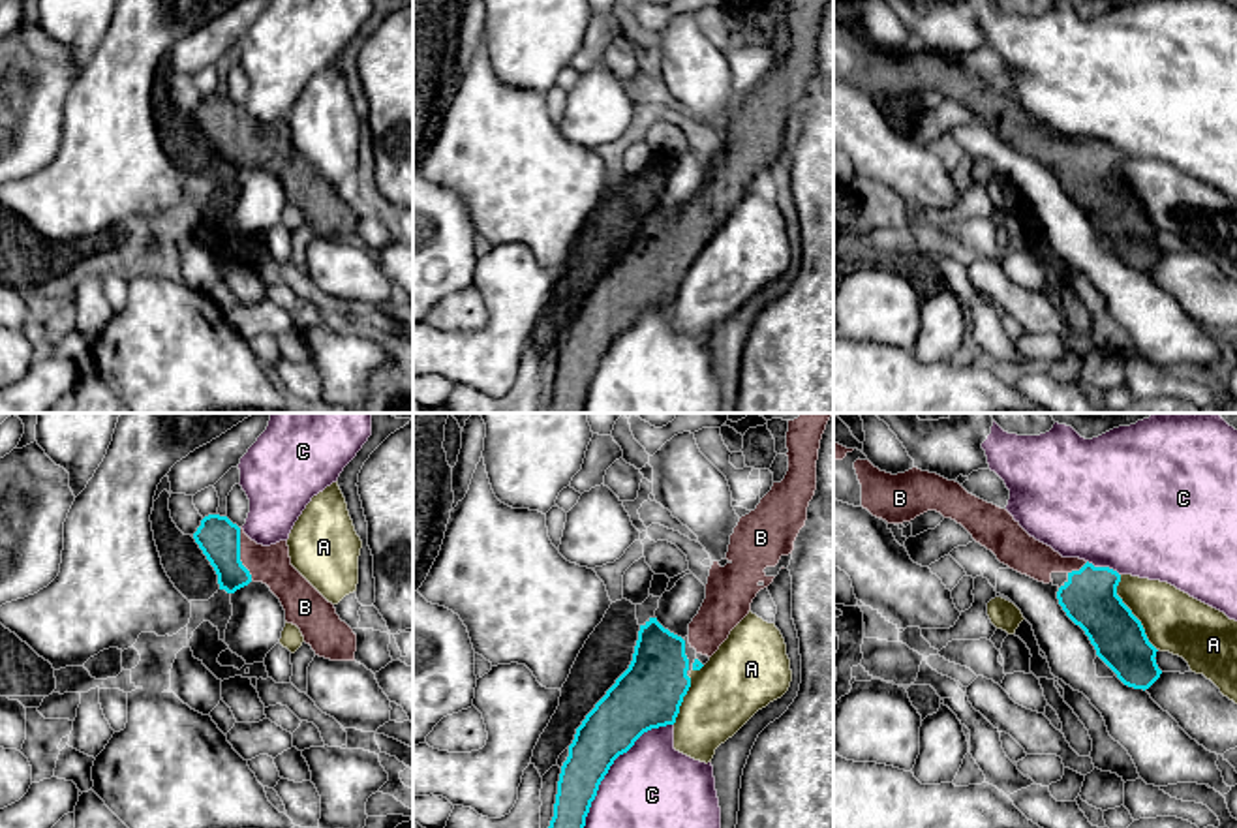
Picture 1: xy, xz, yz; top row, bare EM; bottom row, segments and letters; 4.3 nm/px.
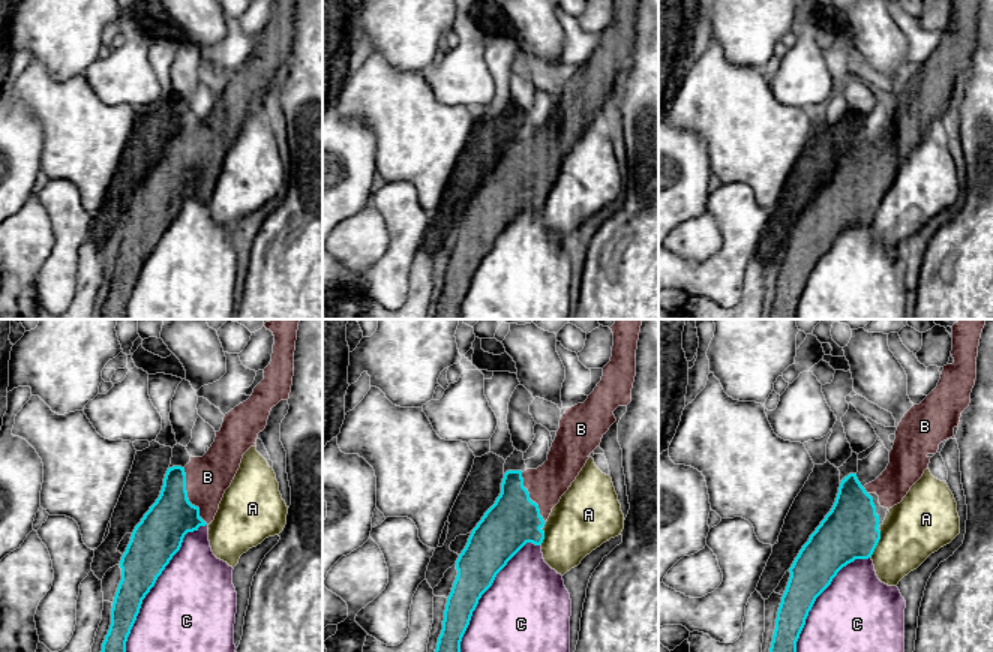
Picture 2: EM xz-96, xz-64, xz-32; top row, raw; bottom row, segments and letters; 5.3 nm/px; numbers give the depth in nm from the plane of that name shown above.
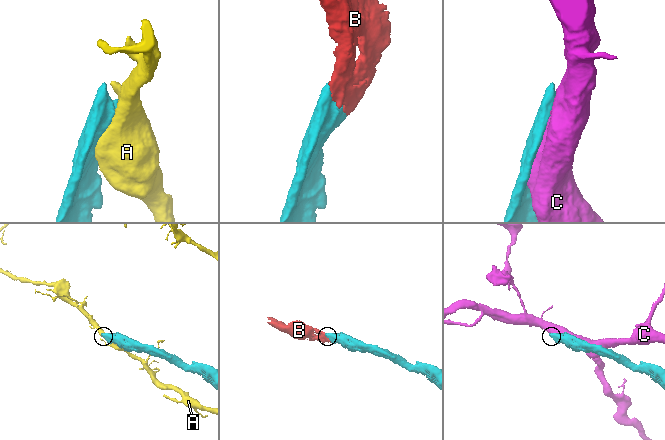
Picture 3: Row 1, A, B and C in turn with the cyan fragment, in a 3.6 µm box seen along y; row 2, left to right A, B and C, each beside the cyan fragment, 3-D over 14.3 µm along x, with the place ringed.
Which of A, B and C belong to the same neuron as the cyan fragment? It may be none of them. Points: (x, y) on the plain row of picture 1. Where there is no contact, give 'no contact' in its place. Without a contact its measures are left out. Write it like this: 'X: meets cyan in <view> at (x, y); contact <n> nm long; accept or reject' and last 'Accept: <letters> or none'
A: meets cyan in yz at (1130, 192); contact 360 nm long; reject
B: meets cyan in xy at (239, 134); contact 240 nm long; accept
C: meets cyan in xz at (609, 348); contact 600 nm long; reject
Accept: B

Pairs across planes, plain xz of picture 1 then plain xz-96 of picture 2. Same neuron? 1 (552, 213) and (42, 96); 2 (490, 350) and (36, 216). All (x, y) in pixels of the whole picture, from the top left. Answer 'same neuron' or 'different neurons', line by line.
1: same neuron
2: different neurons

